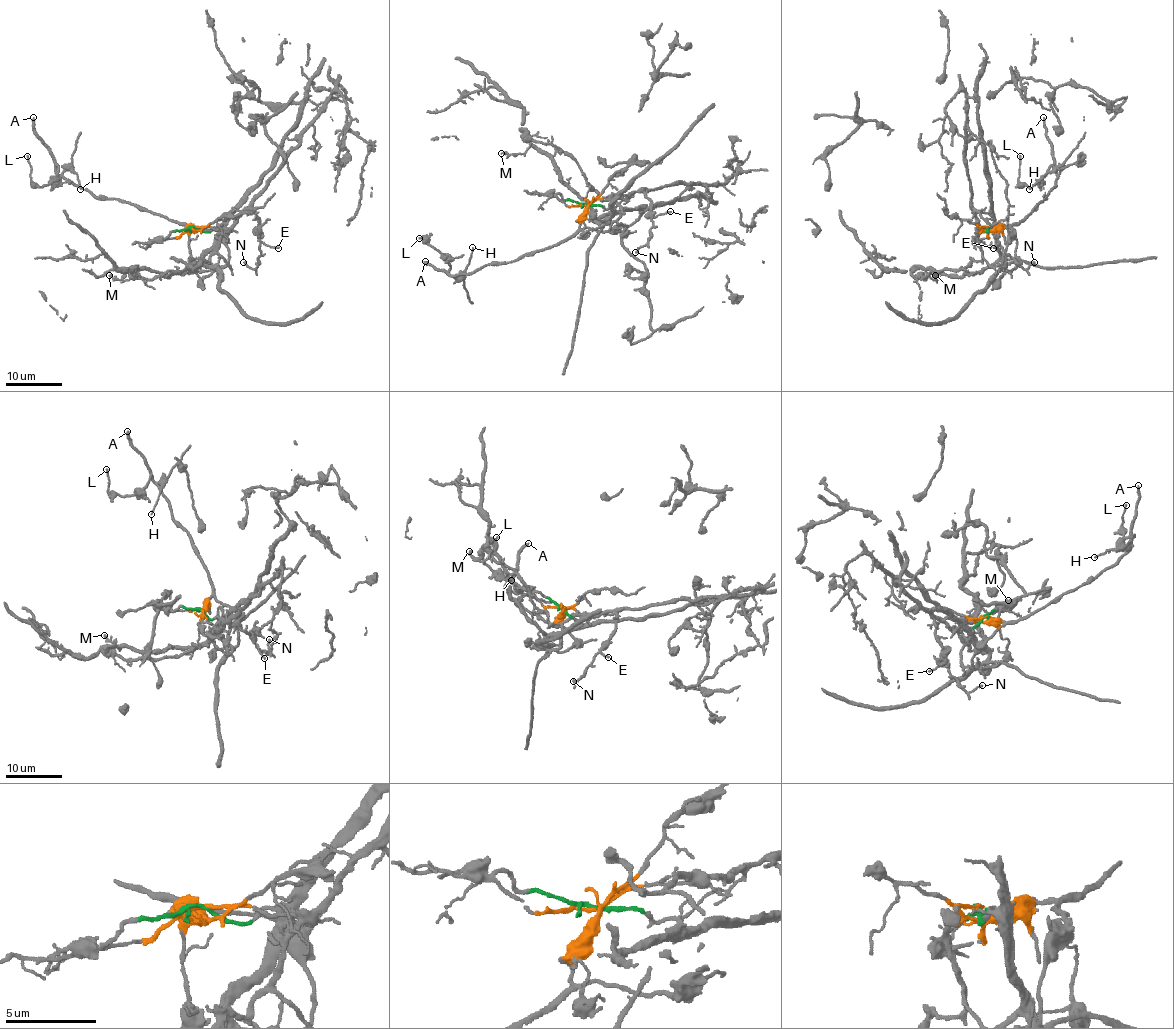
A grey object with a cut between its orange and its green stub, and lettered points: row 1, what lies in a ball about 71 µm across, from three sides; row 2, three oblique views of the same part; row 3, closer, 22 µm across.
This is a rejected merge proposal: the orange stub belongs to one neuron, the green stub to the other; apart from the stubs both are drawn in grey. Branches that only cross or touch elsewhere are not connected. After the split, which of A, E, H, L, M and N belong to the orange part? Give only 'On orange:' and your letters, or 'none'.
On orange: A, E, H, L, N

